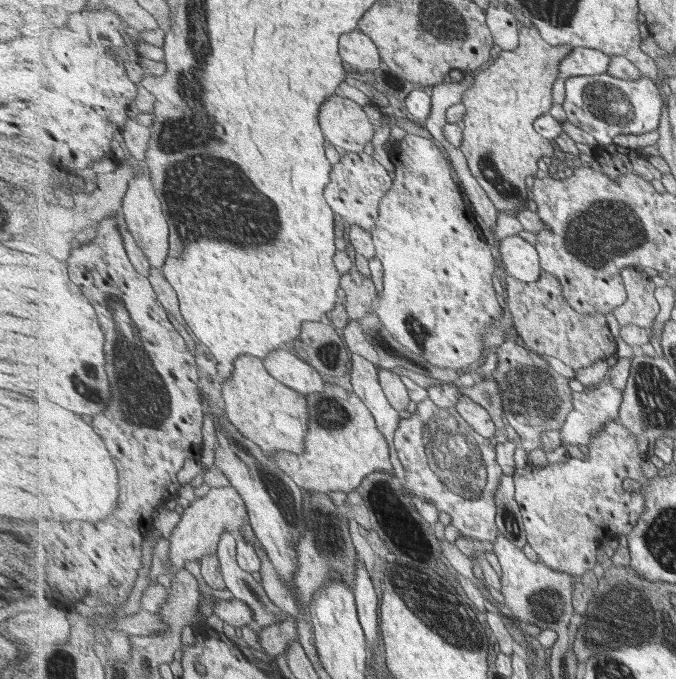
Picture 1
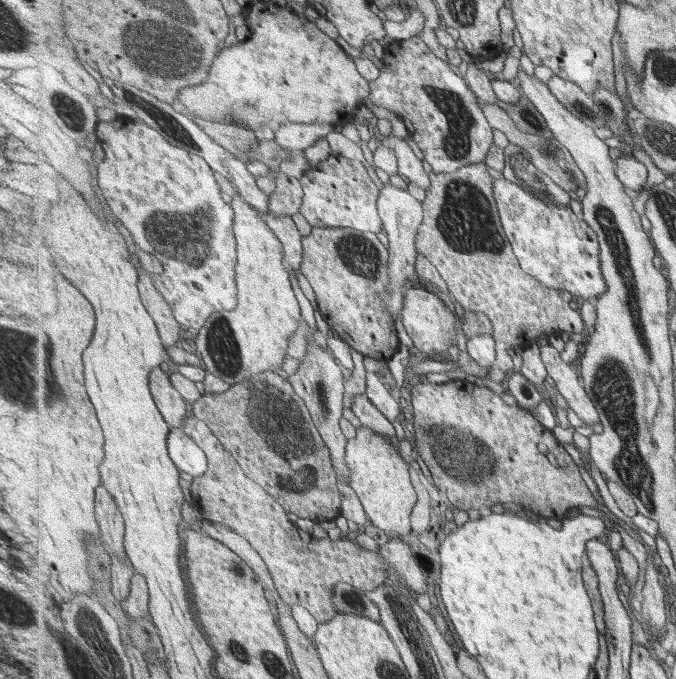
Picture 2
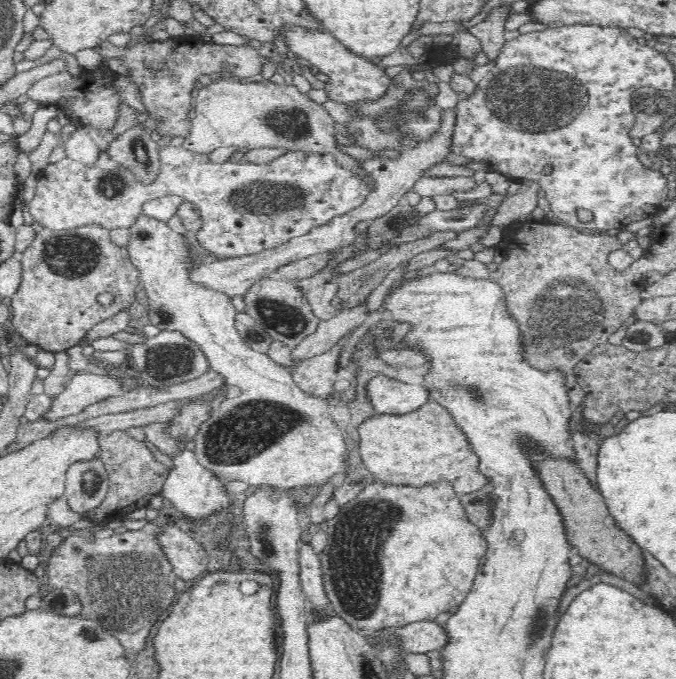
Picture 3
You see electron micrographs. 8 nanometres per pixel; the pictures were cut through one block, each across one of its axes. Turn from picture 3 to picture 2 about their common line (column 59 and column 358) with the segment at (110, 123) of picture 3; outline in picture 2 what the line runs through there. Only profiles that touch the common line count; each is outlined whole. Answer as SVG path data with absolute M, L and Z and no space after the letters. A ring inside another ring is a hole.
M249 2L249 6L245 8L243 12L245 17L246 26L251 30L251 36L244 42L239 42L236 45L230 47L223 47L220 51L219 57L215 58L215 64L211 67L211 78L209 82L198 83L195 86L185 86L179 89L176 93L176 99L183 105L184 110L187 110L189 116L203 116L203 118L211 118L211 120L241 120L245 124L249 124L251 128L255 128L257 122L273 122L271 130L275 127L281 126L285 123L321 123L340 126L351 120L351 116L356 116L359 108L366 106L367 98L370 98L371 89L370 82L365 80L357 68L355 68L355 62L349 57L349 54L337 44L335 39L329 38L325 32L321 32L319 28L313 23L313 20L307 19L300 14L294 8L281 8L277 4L265 4L265 2L259 2L259 4L252 4Z

